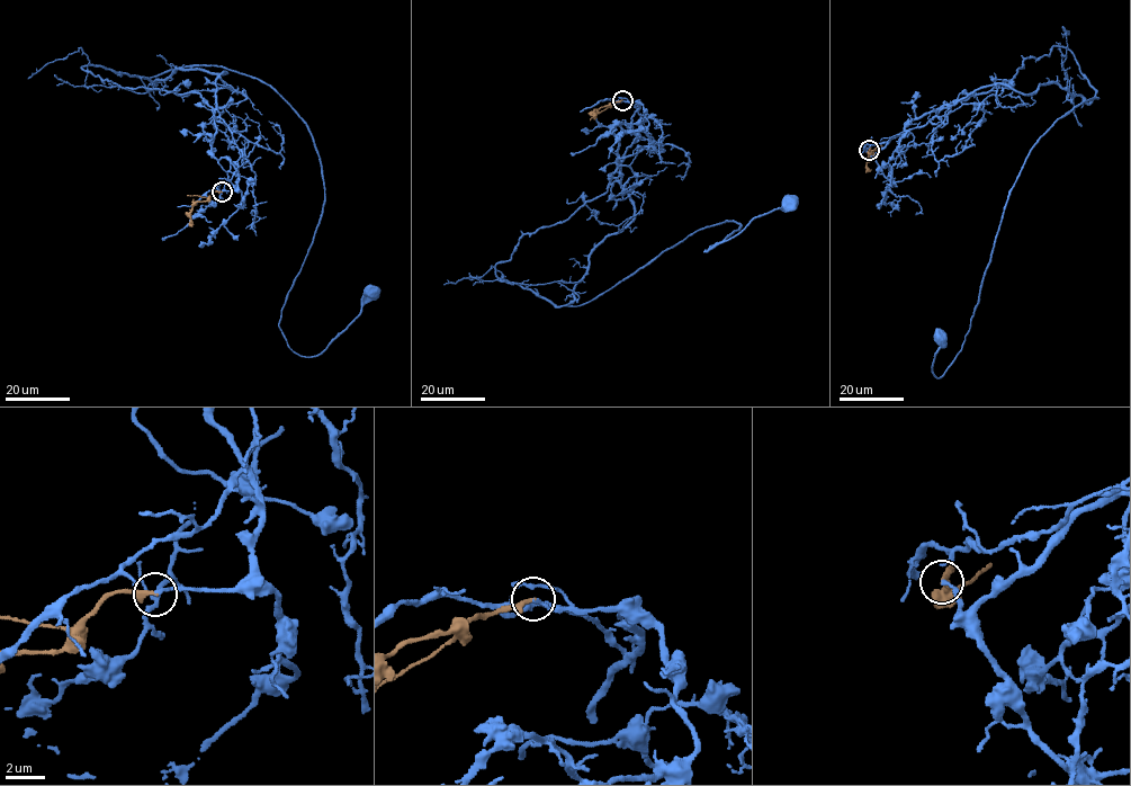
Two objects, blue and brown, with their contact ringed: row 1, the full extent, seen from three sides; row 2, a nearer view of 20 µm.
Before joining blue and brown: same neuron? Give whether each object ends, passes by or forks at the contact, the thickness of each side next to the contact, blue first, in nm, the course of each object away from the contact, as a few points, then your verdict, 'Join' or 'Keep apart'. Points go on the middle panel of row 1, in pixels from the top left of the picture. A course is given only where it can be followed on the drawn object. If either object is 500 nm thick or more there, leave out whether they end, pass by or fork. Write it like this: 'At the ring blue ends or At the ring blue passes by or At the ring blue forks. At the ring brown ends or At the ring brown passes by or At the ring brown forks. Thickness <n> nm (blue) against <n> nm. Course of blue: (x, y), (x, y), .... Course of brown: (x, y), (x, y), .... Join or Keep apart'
At the ring blue passes by. At the ring brown ends. Thickness 130 nm (blue) against 240 nm. Course of blue: (621, 100), (640, 116), (621, 163), (634, 217), (570, 304), (790, 199). Course of brown: (621, 100), (600, 107), (593, 113), (594, 118). Join

